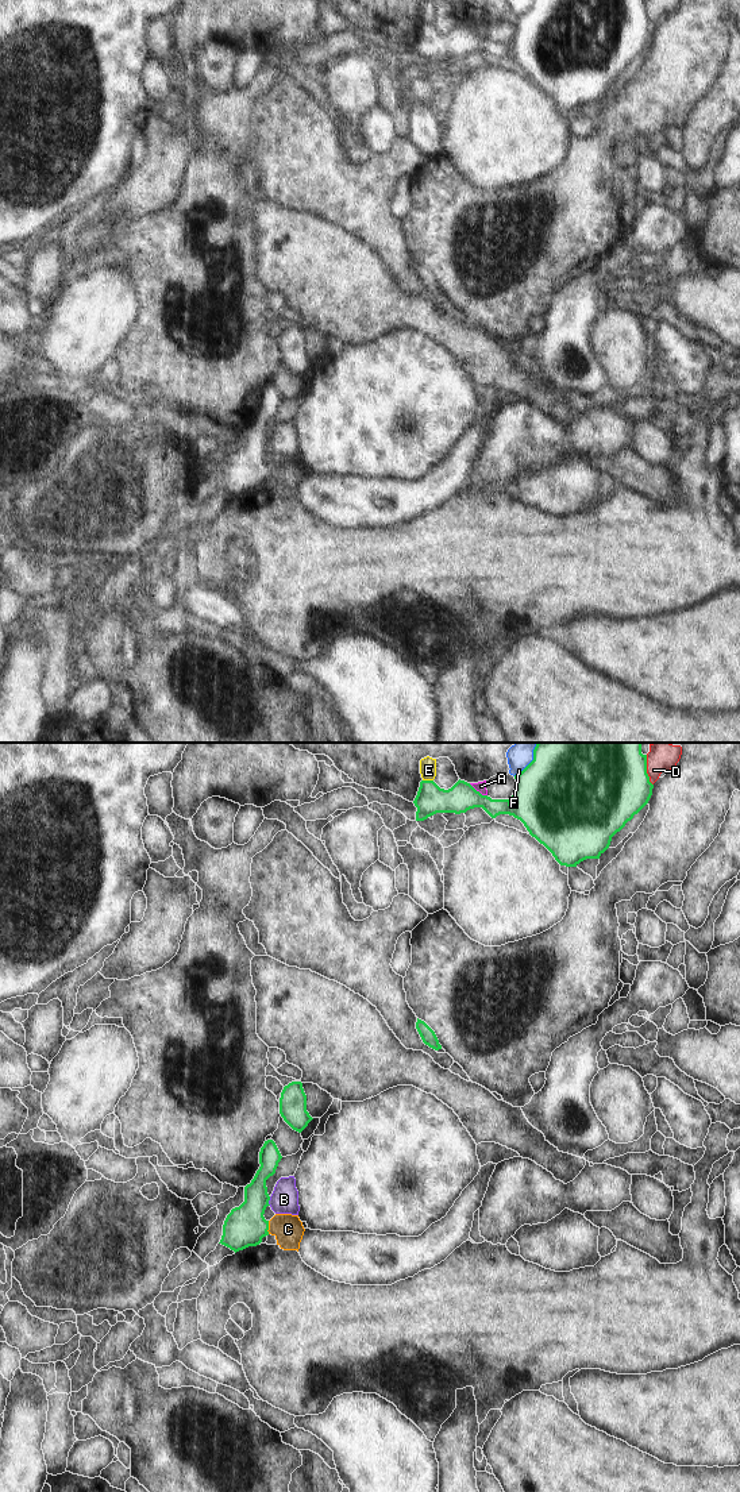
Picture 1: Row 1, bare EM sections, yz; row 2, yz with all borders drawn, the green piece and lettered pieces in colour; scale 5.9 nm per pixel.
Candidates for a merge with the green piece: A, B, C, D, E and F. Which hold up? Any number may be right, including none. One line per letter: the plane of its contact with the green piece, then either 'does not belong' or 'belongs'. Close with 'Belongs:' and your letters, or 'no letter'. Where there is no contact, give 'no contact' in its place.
A: meets green in yz; does not belong
B: meets green in yz; does not belong
C: meets green in yz; belongs
D: meets green in yz; does not belong
E: meets green in yz; does not belong
F: meets green in yz; does not belong
Belongs: C

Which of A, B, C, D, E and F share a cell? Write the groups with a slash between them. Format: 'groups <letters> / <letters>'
groups A D / B / C / E / F

